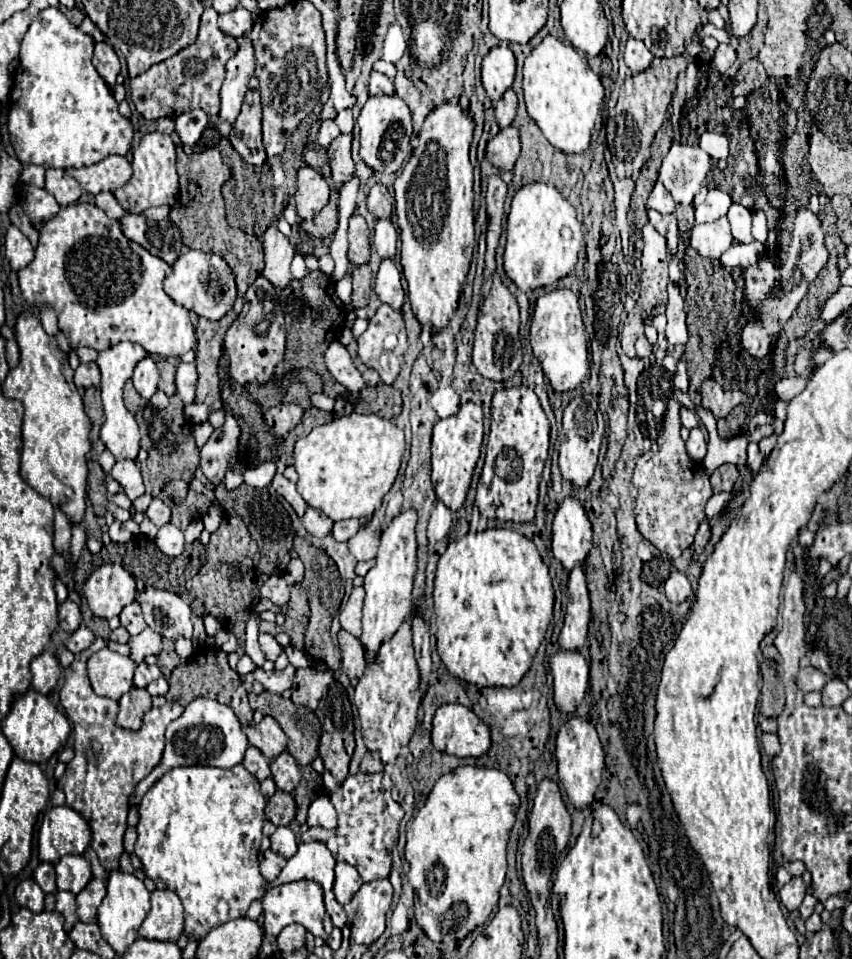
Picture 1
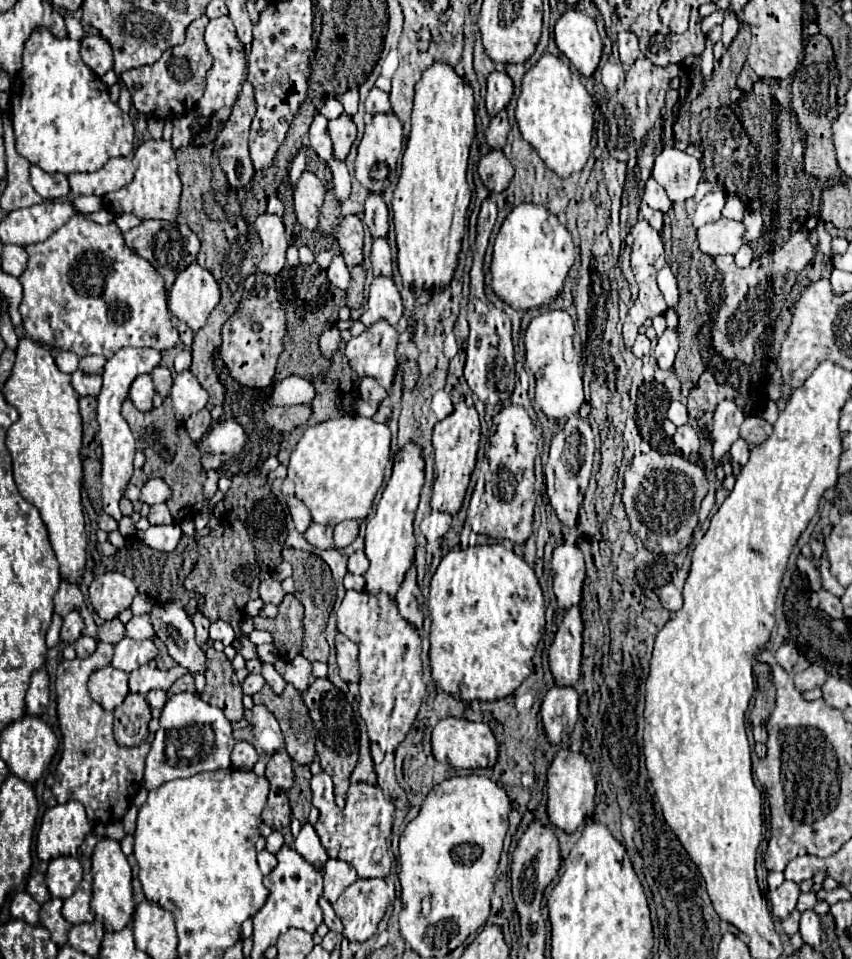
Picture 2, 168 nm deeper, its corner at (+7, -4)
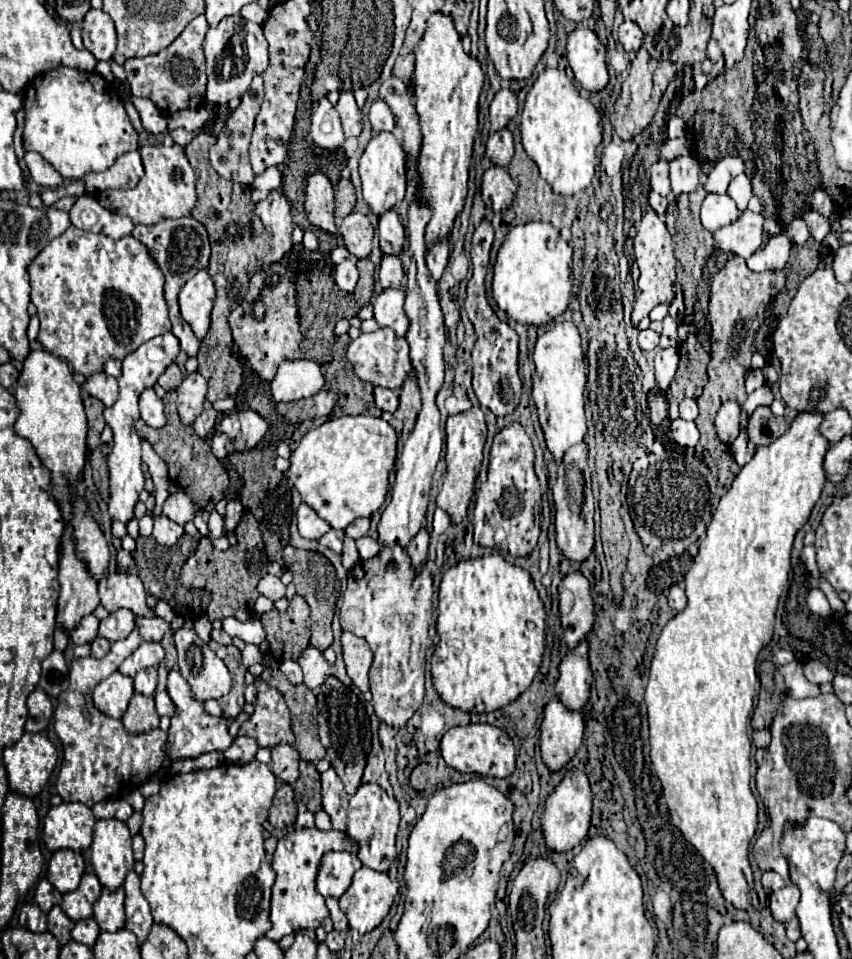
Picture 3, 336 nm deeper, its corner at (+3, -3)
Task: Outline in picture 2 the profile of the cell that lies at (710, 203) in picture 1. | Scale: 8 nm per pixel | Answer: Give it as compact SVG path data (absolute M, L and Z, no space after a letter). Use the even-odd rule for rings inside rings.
M708 193L696 207L694 213L694 227L702 227L706 223L718 221L722 217L722 207L724 207L726 195L724 193Z

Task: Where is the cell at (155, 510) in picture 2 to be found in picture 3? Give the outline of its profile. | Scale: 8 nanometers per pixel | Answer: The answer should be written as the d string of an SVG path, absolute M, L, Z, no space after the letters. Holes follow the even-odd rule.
M176 492L176 494L168 496L168 500L162 506L162 514L180 526L184 526L188 520L192 520L194 512L196 512L196 506L190 502L190 498L184 492Z

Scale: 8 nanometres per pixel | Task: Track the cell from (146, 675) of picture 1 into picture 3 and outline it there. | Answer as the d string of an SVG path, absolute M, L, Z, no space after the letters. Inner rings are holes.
M146 668L146 670L140 670L134 678L134 690L140 692L140 694L146 694L146 696L152 696L156 692L156 686L158 686L158 674L156 674L156 668Z

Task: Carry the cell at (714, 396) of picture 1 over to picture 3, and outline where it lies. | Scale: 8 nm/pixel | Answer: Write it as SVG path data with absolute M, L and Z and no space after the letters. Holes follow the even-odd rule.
M730 256L726 266L712 278L712 290L710 290L710 324L712 324L712 334L710 334L710 344L712 348L712 358L708 364L708 384L704 388L704 394L698 398L698 408L700 414L694 420L700 433L699 443L710 452L712 460L718 466L718 482L724 488L730 488L734 482L734 474L730 472L732 464L732 454L728 450L728 444L722 444L716 436L714 426L714 416L724 400L738 400L740 404L746 400L745 380L749 372L752 371L751 360L754 350L754 336L758 328L764 324L764 314L766 308L772 304L776 294L784 288L786 284L786 274L788 270L766 270L766 272L752 272L748 270L744 258L740 256Z

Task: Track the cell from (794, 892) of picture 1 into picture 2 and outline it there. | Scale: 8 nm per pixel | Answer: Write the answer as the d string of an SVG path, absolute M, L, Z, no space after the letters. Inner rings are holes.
M784 881L776 891L770 893L772 913L778 919L786 919L796 909L798 897L800 897L800 887L794 881Z

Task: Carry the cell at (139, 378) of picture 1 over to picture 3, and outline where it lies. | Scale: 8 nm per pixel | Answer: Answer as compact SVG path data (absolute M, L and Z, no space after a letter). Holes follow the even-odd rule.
M146 388L140 394L140 416L152 428L160 428L166 422L164 410L162 410L162 400L156 396L154 388Z

